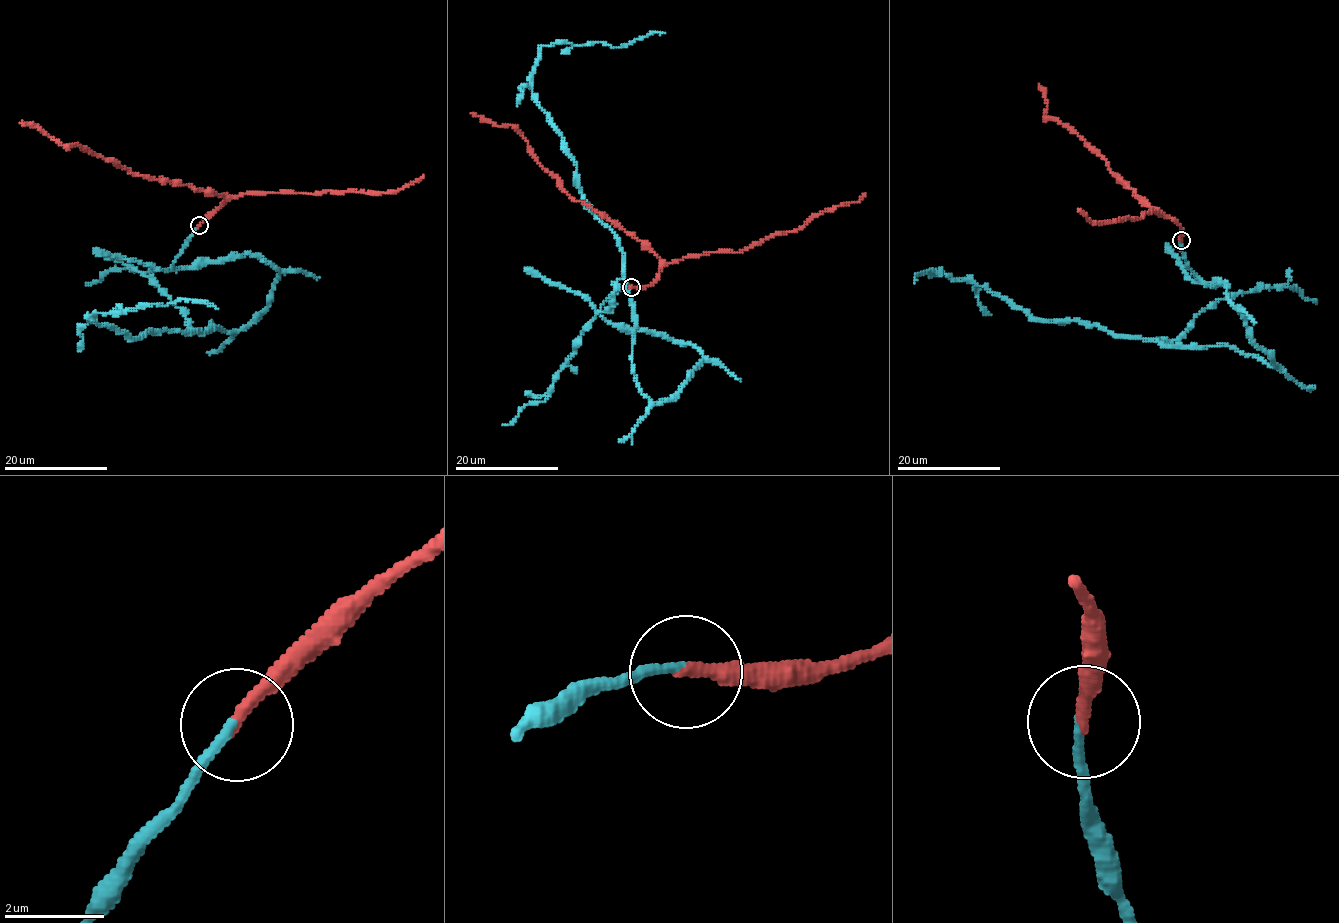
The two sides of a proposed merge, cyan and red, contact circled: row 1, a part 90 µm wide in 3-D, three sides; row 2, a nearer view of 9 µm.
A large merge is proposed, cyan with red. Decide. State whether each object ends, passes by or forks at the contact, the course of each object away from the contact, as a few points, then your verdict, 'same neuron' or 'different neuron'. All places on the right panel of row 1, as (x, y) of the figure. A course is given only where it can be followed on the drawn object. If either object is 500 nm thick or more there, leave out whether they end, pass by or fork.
cyan ends; red ends; course cyan (1181, 240), (1186, 265), (1224, 284), (1275, 366), (1227, 345), (1161, 346), (1034, 320), (932, 271), (913, 284); course red (1181, 240), (1181, 226), (1145, 205), (1089, 146), (1062, 123), (1044, 115), (1047, 101), (1038, 85); same neuron

